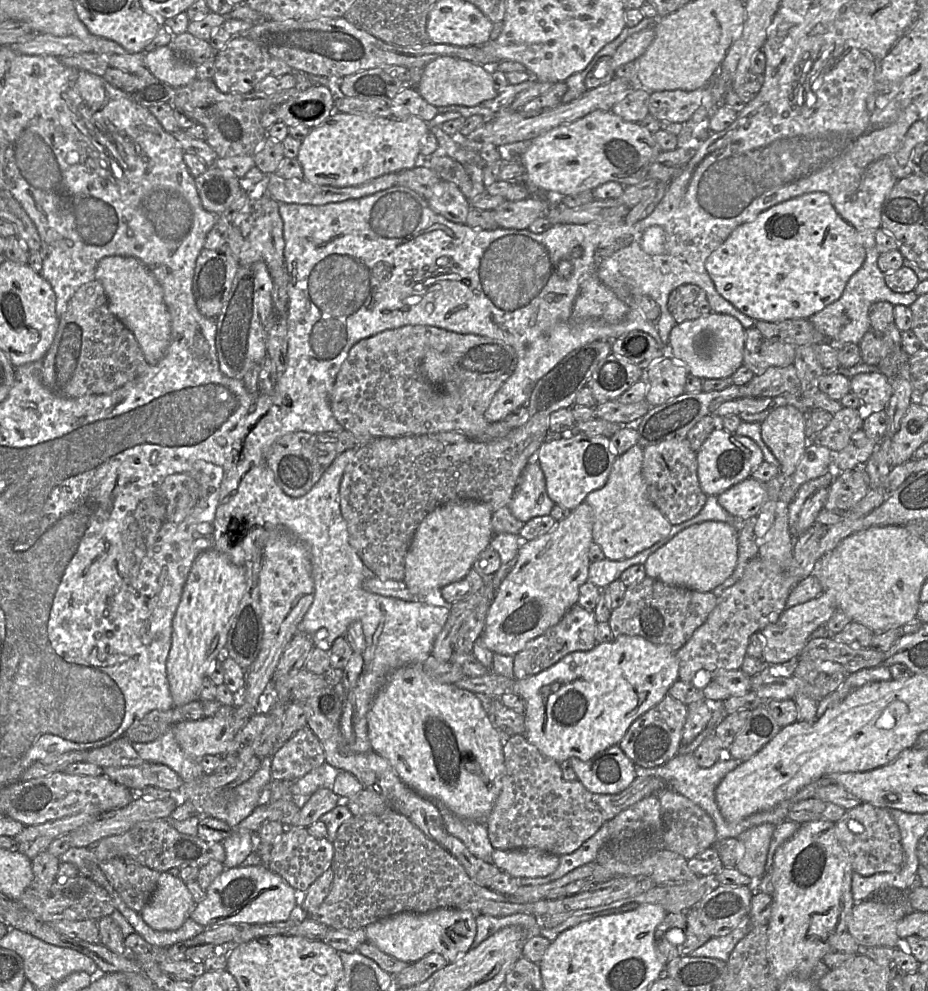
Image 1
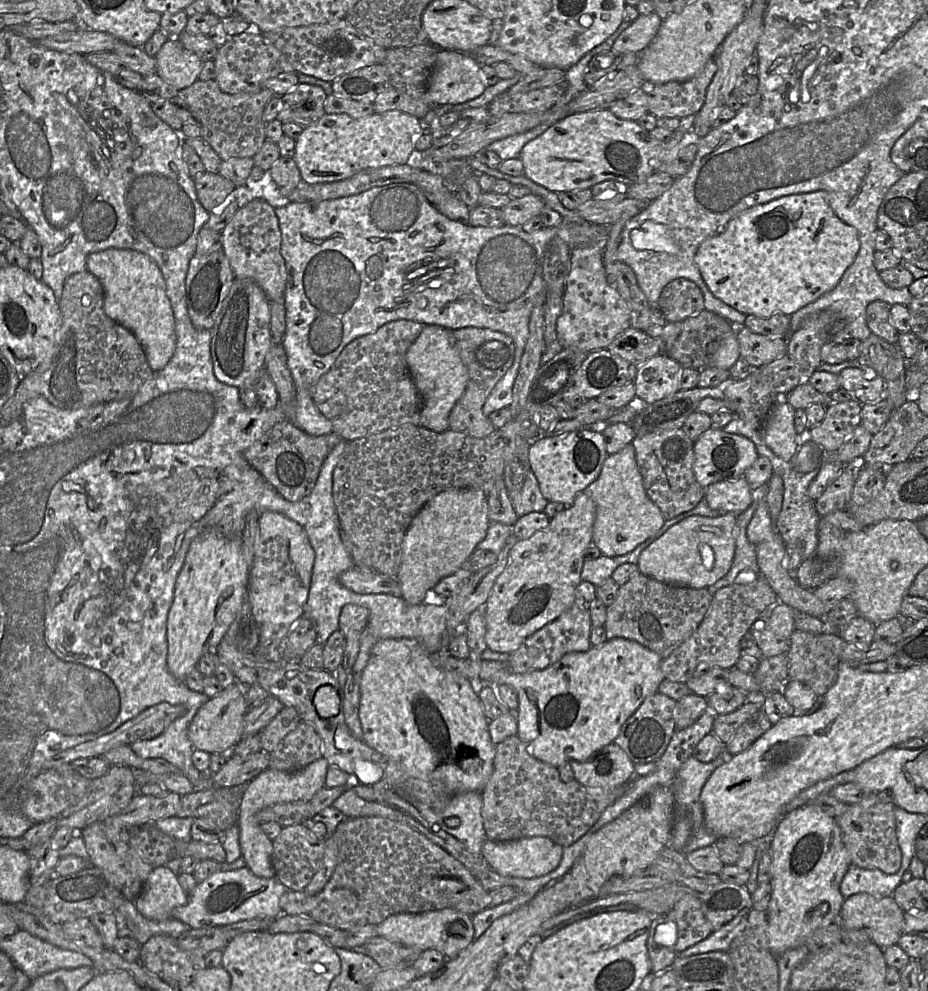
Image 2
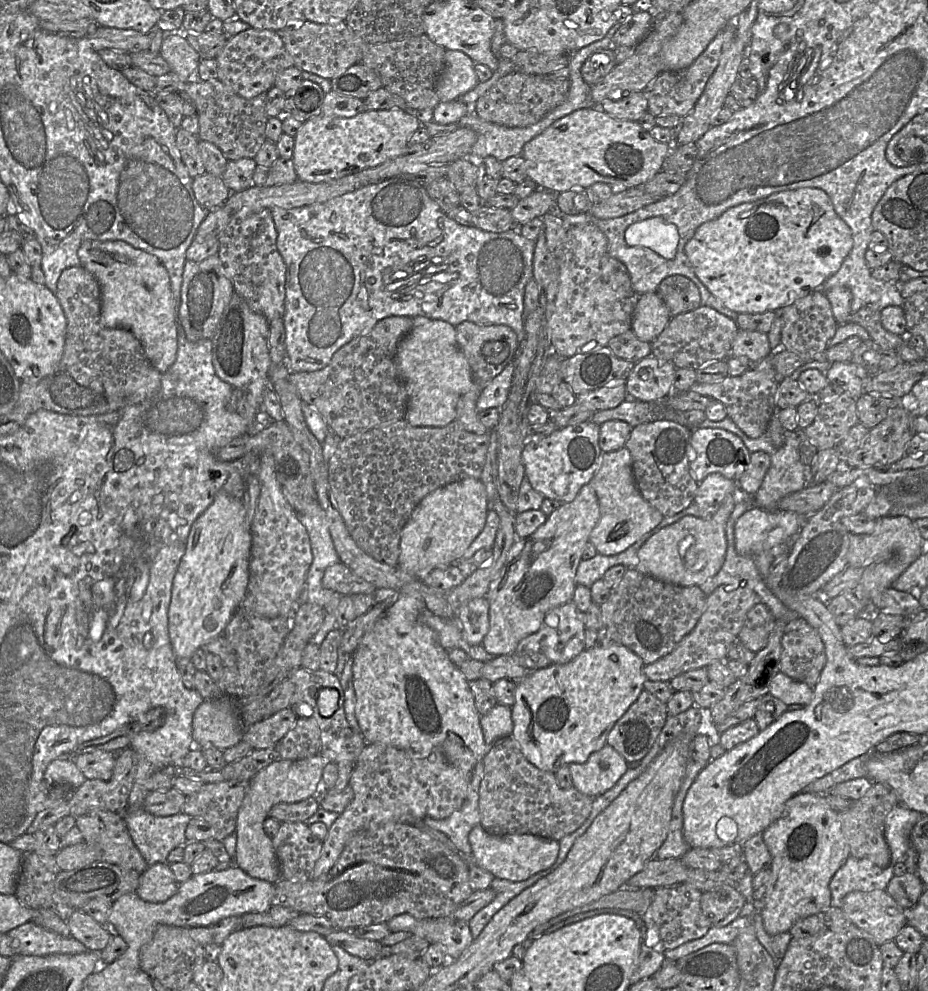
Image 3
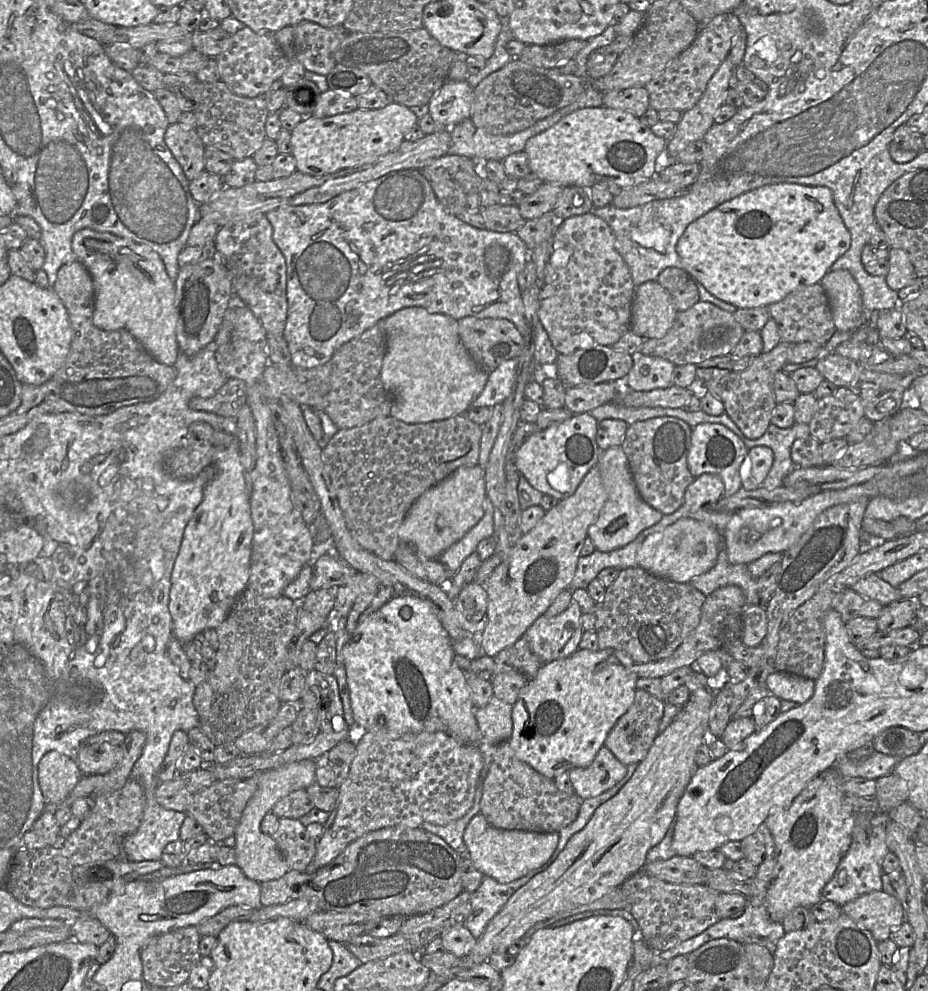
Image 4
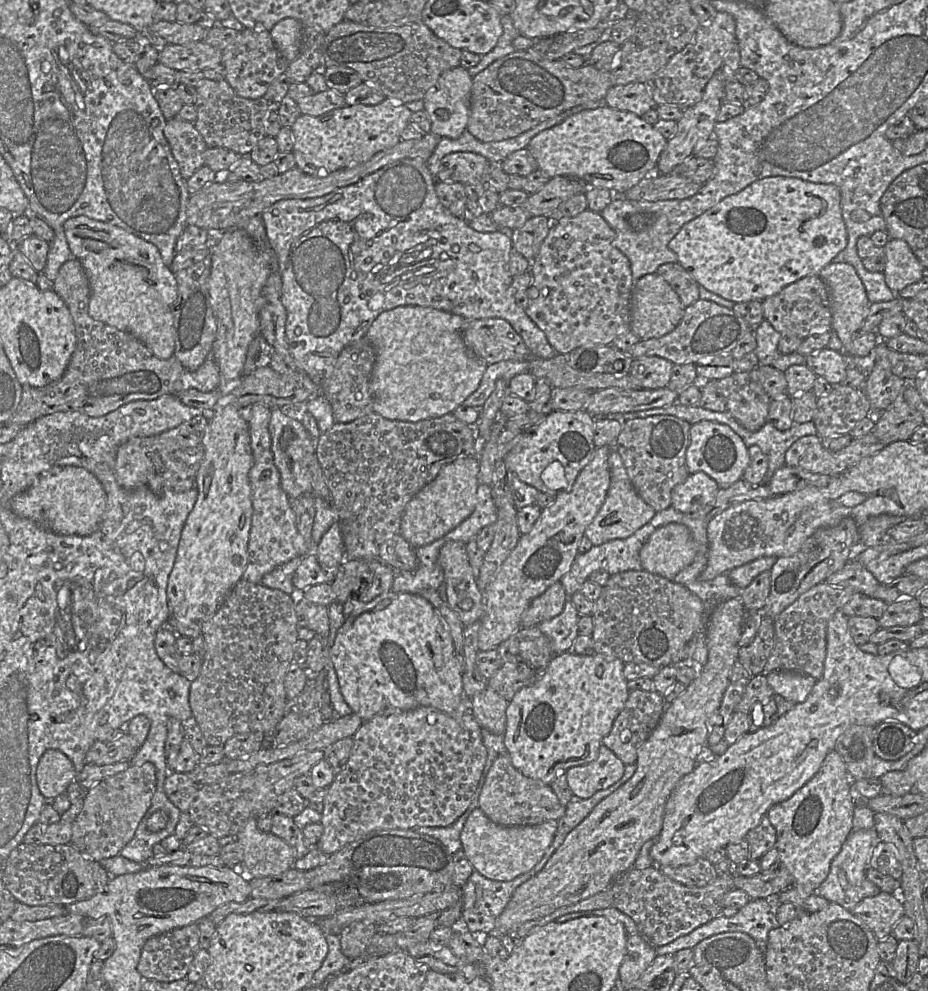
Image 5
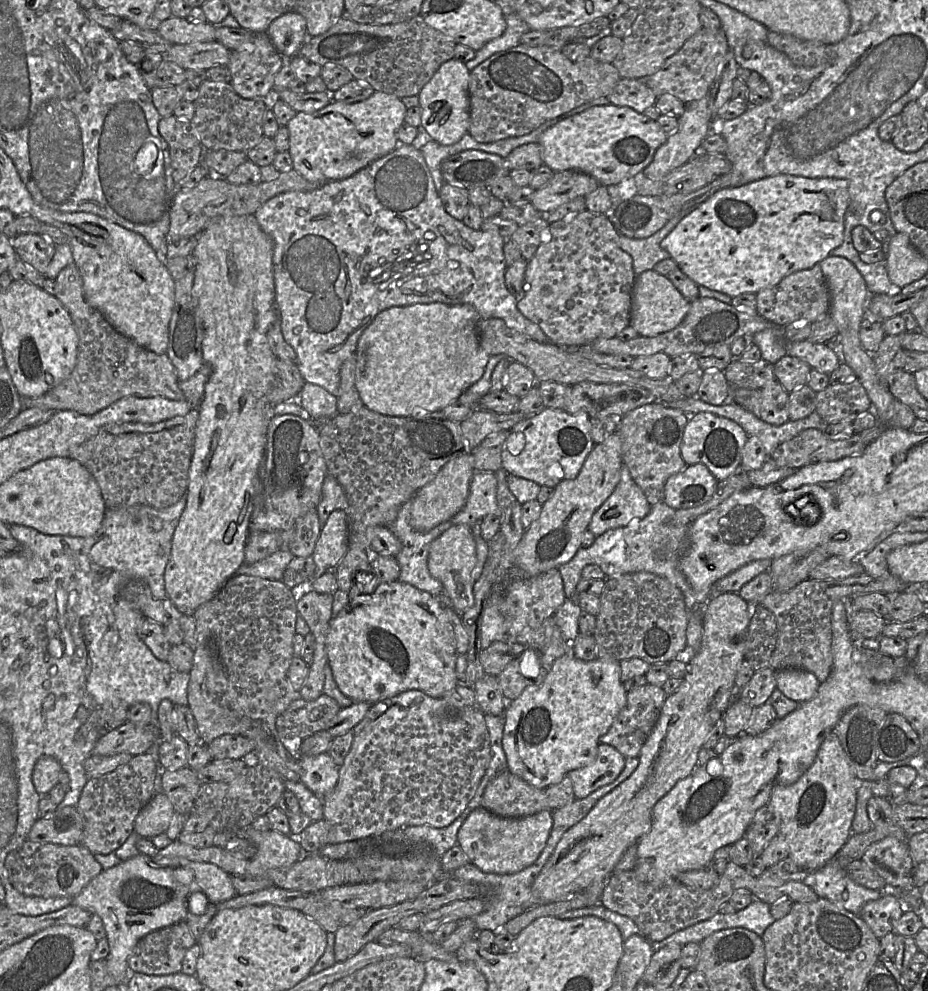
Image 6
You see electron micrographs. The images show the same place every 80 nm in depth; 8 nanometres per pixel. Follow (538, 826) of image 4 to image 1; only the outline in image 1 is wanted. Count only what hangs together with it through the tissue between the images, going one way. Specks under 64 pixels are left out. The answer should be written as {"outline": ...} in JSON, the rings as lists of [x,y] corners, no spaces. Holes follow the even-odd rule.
{"outline":[[[524,735],[504,736],[504,773],[501,789],[494,808],[486,820],[489,840],[494,849],[515,850],[536,848],[557,856],[566,855],[578,849],[607,821],[636,802],[669,788],[658,777],[636,777],[623,791],[615,794],[599,794],[588,791],[579,780],[566,781],[559,764],[543,755]]]}

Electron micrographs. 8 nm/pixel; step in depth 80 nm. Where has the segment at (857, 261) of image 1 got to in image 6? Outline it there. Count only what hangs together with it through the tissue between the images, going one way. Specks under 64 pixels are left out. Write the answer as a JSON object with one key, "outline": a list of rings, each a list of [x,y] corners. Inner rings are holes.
{"outline":[[[779,174],[738,186],[723,188],[706,201],[689,211],[677,226],[661,241],[661,248],[667,251],[680,269],[698,286],[704,286],[729,295],[738,296],[742,293],[756,294],[762,289],[777,285],[786,276],[819,264],[828,257],[831,251],[839,247],[844,240],[844,217],[849,206],[848,182],[838,178],[808,178],[790,174]]]}

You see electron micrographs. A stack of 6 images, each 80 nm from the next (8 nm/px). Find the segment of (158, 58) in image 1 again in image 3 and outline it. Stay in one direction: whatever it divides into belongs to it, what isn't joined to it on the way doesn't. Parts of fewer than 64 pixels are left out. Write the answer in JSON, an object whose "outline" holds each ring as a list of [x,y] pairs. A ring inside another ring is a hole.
{"outline":[[[183,32],[164,33],[160,55],[170,66],[170,73],[177,75],[182,81],[191,83],[200,80],[196,71],[201,58]]]}

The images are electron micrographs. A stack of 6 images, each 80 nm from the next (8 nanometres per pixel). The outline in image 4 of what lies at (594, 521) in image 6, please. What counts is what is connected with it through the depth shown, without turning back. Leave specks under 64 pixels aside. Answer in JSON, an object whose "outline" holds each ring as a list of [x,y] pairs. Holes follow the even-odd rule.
{"outline":[[[620,446],[602,451],[596,466],[606,489],[607,499],[596,522],[588,528],[587,537],[597,550],[609,552],[633,541],[640,532],[658,523],[663,514],[648,505],[639,495],[627,457]]]}

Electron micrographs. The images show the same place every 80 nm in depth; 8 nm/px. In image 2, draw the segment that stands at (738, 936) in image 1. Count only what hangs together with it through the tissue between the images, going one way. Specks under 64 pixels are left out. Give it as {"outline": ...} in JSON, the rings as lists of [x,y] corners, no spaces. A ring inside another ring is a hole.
{"outline":[[[737,915],[721,929],[713,931],[706,939],[679,952],[677,958],[686,958],[713,951],[728,952],[732,941],[745,930],[746,926],[746,915]]]}

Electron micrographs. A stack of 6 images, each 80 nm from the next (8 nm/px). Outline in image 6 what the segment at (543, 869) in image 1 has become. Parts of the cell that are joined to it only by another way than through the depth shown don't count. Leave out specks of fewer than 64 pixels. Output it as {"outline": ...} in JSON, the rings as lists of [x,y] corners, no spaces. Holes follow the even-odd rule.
{"outline":[[[482,807],[474,809],[457,833],[457,845],[468,859],[486,873],[513,874],[532,865],[544,849],[552,825],[551,810],[521,818],[497,816]]]}

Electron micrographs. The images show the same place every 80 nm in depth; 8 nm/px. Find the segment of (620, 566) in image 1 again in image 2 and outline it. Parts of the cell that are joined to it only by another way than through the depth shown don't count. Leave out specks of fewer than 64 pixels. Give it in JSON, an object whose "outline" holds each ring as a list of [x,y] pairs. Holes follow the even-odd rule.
{"outline":[[[691,511],[678,515],[675,518],[665,520],[662,528],[655,535],[639,544],[633,551],[622,556],[607,557],[603,554],[594,560],[585,560],[581,571],[581,580],[590,582],[596,587],[601,586],[607,579],[611,578],[614,570],[625,563],[636,564],[641,552],[654,540],[665,533],[671,526],[691,516]]]}

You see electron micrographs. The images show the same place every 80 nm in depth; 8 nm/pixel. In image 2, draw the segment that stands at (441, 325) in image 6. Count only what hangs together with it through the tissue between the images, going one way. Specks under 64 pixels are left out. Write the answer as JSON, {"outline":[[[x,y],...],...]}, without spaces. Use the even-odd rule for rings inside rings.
{"outline":[[[429,324],[425,325],[406,353],[409,374],[423,400],[418,424],[435,432],[449,429],[449,415],[466,390],[468,370],[459,355],[453,330]]]}

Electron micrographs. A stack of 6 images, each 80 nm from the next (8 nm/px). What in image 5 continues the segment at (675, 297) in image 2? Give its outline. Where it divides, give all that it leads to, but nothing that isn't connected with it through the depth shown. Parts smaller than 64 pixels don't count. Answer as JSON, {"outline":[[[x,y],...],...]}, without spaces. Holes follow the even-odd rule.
{"outline":[[[678,262],[662,264],[656,273],[672,287],[684,307],[700,299],[699,284]]]}

